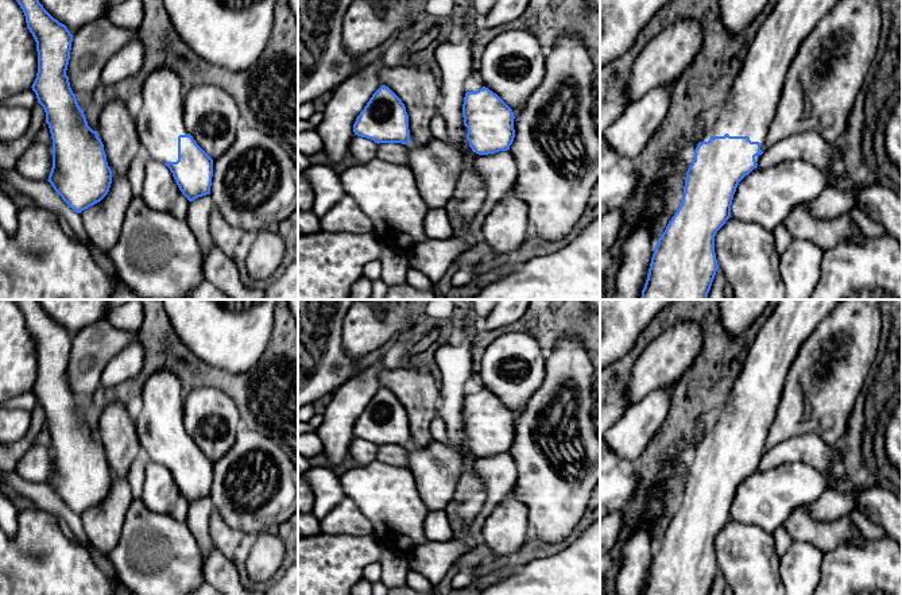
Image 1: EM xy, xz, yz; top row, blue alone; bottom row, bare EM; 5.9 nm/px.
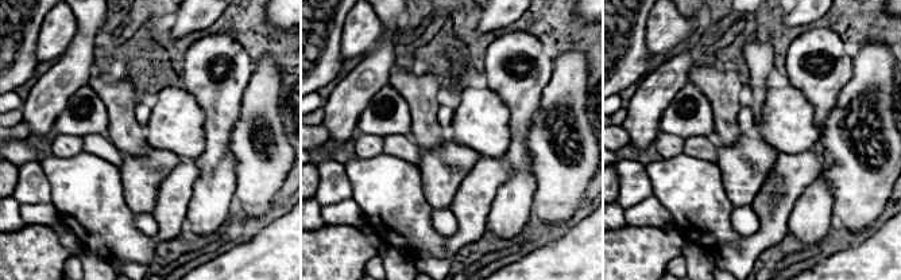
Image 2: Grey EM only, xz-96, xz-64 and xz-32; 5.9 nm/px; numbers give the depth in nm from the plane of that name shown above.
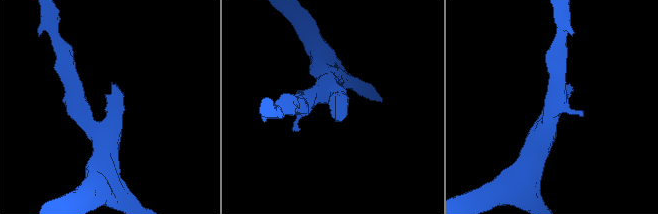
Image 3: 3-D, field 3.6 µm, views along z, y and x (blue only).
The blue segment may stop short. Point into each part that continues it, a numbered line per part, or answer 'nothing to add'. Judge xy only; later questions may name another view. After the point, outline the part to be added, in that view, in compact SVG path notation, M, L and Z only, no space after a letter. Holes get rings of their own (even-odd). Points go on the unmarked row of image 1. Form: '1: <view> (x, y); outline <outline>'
1: xy (161, 424); outline M160 370L152 374L142 391L143 409L138 433L148 461L178 463L178 438L187 437L183 424L185 395L177 375Z

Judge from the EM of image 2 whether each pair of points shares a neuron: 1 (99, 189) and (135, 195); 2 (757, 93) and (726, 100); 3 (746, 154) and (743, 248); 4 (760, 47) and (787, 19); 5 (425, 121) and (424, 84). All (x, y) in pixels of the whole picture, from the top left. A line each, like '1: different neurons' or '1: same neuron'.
1: different neurons
2: different neurons
3: different neurons
4: different neurons
5: same neuron

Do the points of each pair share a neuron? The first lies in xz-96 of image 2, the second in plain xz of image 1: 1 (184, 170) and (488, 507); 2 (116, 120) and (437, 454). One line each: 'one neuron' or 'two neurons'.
1: one neuron
2: two neurons

